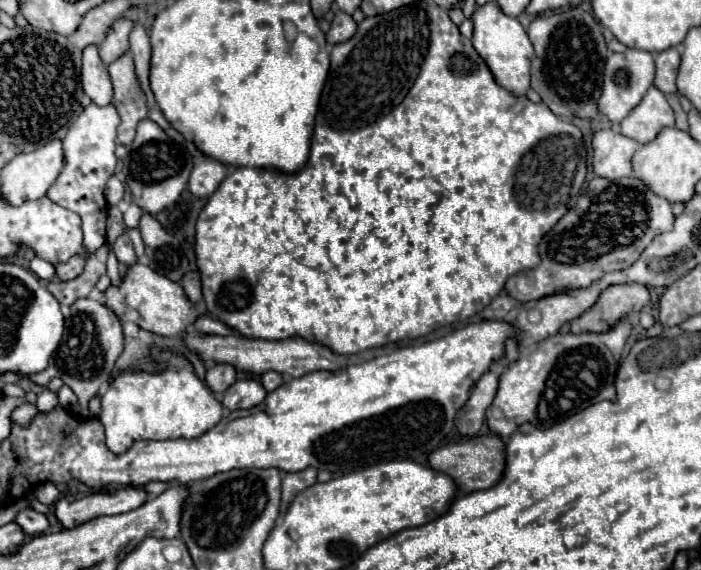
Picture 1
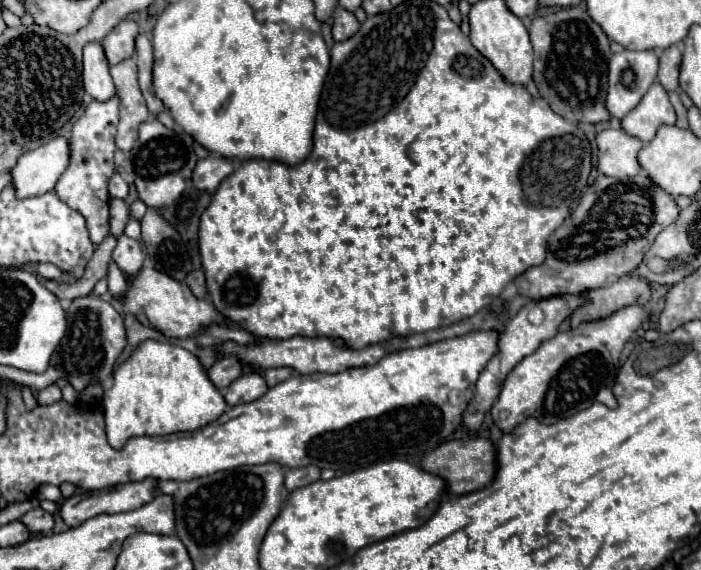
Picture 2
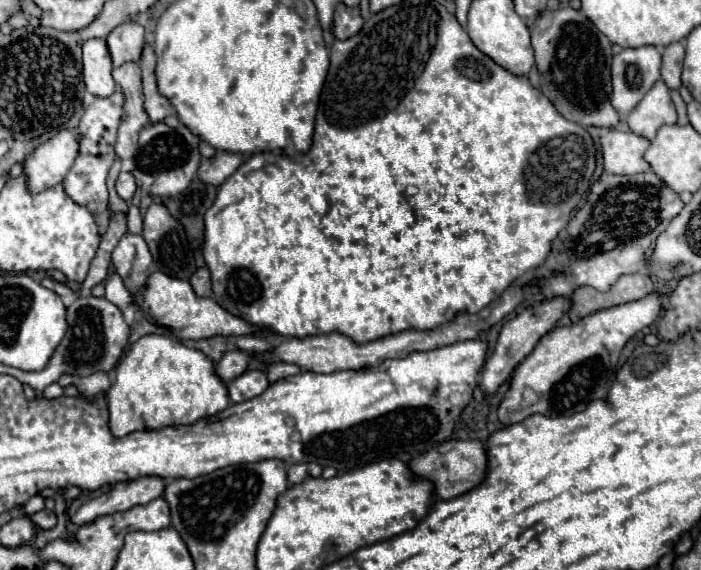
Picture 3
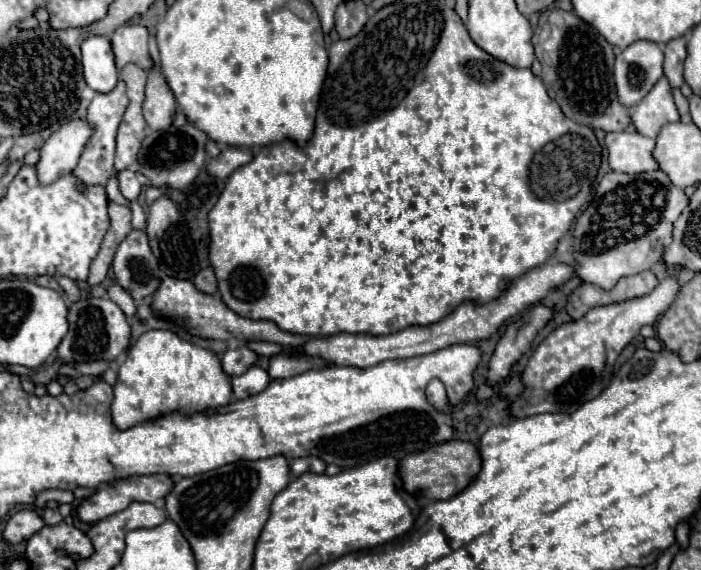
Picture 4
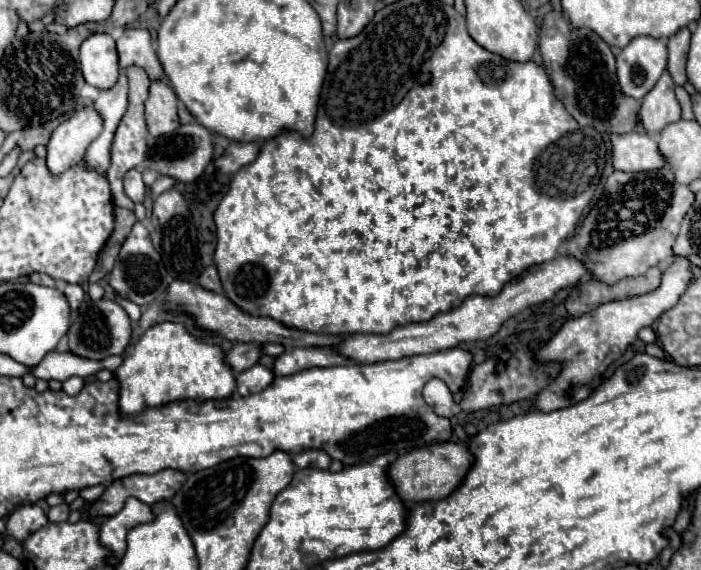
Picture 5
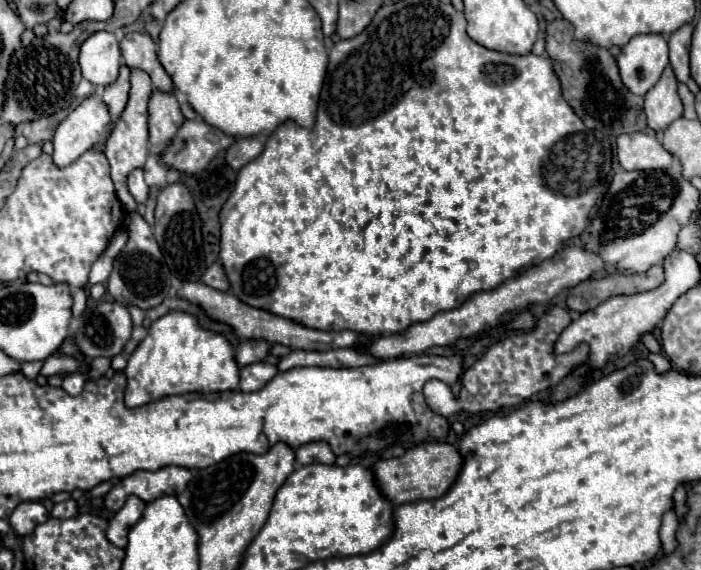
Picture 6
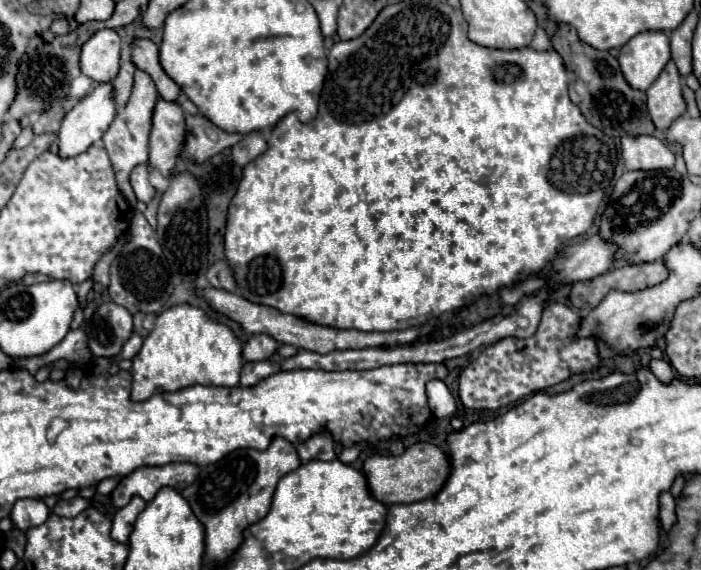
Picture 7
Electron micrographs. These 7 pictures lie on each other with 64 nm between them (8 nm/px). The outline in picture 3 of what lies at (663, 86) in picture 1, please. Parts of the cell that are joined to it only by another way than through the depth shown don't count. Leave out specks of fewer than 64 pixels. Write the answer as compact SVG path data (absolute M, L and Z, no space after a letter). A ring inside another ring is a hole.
M672 42L662 52L662 80L668 88L680 88L680 72L684 62L682 42Z

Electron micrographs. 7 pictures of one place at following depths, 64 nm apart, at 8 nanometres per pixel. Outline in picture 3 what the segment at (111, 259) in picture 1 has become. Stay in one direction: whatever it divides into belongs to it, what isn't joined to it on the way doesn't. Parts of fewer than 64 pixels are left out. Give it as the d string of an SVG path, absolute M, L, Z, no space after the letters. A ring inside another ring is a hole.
M118 274L110 276L108 282L106 282L106 298L116 304L120 310L126 310L128 306L132 306L132 294L124 288L124 282L120 280Z

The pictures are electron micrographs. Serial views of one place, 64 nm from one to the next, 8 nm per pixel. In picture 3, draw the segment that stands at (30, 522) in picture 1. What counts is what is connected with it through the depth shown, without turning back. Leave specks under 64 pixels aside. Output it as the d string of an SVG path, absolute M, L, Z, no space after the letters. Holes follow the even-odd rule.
M42 510L42 512L32 514L32 520L42 530L48 530L48 528L54 528L56 526L56 514L50 512L50 510Z

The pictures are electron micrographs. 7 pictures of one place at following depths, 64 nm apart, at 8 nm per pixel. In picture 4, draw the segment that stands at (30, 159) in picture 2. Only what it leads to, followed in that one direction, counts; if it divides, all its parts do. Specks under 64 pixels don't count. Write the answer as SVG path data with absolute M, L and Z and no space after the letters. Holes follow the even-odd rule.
M84 118L62 124L40 148L42 158L36 164L38 180L42 184L50 184L60 176L72 172L90 136L92 136L92 126Z

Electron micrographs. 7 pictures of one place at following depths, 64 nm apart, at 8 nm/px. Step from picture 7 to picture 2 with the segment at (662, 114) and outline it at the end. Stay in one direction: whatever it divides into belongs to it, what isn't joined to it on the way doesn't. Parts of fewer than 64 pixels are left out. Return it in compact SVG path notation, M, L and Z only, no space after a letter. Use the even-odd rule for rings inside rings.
M654 82L640 104L622 120L622 128L642 142L650 142L656 136L658 126L674 122L676 112L668 100L668 92L658 82Z

